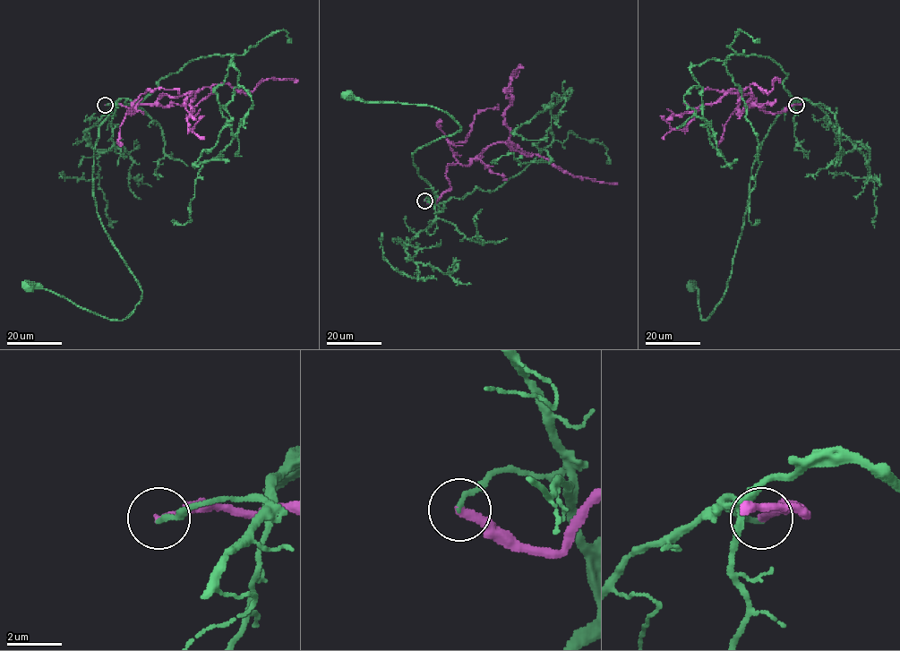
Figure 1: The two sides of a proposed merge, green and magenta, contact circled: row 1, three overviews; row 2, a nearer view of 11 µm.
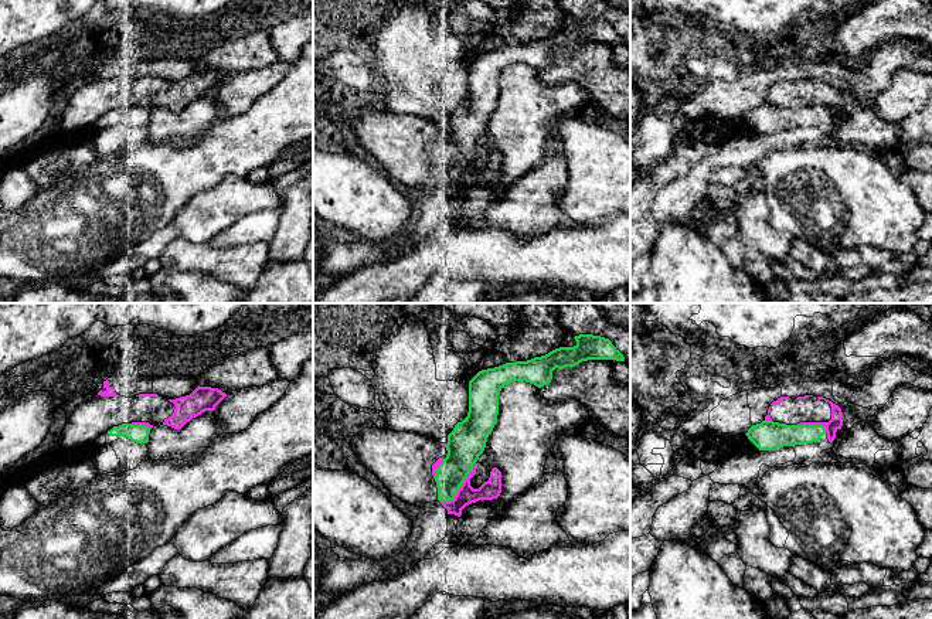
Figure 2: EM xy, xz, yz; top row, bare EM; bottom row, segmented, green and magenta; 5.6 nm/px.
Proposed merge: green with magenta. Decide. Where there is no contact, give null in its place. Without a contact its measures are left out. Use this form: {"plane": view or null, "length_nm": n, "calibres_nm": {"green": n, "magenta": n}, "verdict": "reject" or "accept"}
{"plane": "xz", "length_nm": 300, "calibres_nm": {"green": 220, "magenta": 110}, "verdict": "reject"}

